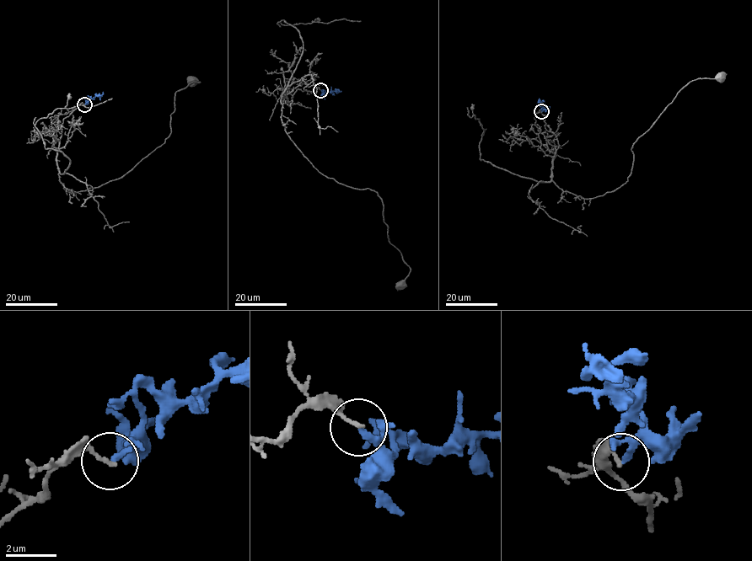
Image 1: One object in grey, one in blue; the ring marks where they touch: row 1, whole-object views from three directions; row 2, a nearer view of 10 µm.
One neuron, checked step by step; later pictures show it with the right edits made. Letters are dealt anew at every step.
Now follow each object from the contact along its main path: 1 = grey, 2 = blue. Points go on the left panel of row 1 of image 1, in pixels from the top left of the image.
1: (84, 104), (61, 125), (56, 165), (71, 193), (124, 175), (164, 142), (177, 91), (200, 82), (192, 80)
2: (84, 104), (88, 98), (103, 92)

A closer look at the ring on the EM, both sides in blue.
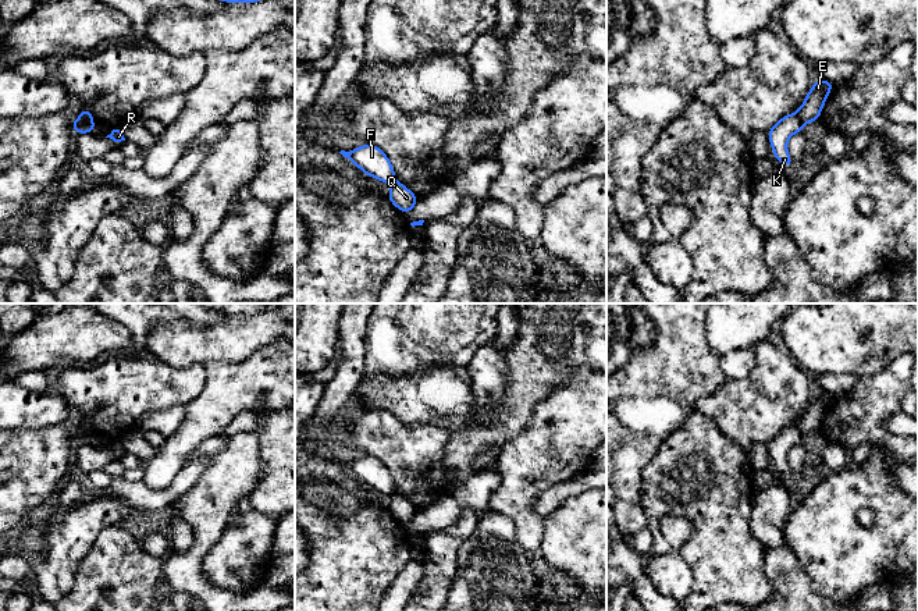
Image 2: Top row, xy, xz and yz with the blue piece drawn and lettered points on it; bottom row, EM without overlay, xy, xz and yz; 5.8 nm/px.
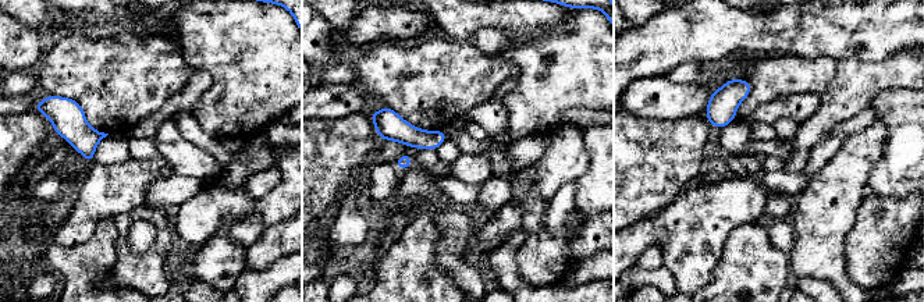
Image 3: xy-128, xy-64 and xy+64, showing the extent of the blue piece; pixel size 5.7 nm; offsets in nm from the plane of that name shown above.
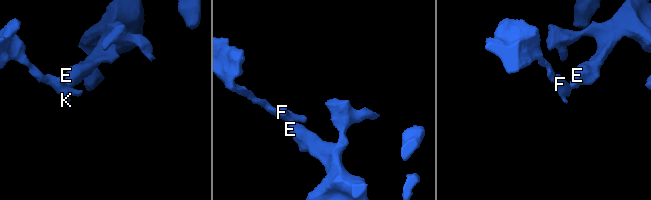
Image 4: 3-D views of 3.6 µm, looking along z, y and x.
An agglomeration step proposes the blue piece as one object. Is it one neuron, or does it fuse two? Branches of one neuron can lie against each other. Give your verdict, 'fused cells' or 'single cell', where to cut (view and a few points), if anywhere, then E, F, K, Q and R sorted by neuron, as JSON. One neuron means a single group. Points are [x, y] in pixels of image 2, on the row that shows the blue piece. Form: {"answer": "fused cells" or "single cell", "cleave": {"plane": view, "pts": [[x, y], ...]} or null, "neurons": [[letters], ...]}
{"answer": "fused cells", "cleave": {"plane": "xy", "pts": [[81, 114], [92, 121]]}, "neurons": [["E", "Q"], ["F", "K", "R"]]}

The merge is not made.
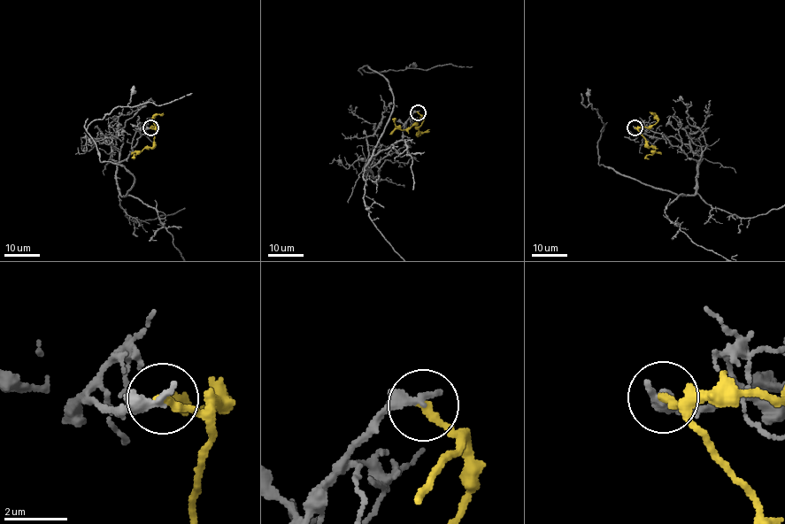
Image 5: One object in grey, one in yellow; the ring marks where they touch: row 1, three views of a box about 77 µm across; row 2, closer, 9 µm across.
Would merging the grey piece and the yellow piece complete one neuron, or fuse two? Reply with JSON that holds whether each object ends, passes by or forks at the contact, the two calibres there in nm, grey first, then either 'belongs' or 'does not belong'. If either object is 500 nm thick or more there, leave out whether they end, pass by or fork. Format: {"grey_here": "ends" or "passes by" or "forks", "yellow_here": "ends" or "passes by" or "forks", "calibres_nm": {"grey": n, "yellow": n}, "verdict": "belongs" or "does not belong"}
{"grey_here": "ends", "yellow_here": "ends", "calibres_nm": {"grey": 360, "yellow": 280}, "verdict": "does not belong"}

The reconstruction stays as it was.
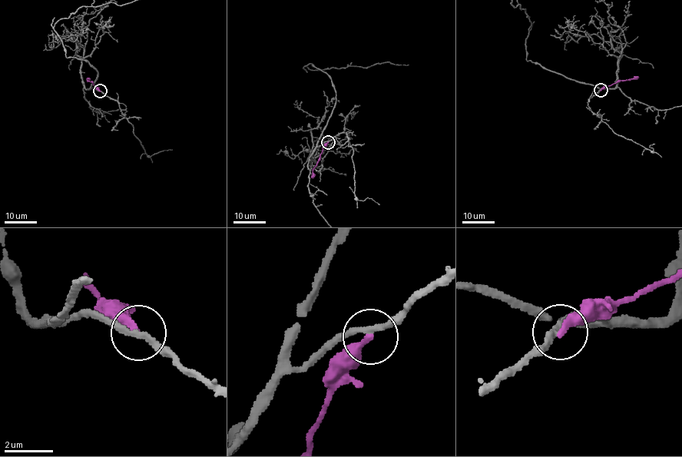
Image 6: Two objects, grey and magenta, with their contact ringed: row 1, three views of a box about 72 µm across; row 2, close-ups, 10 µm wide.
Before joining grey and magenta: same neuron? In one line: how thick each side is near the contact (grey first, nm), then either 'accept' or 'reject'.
240/280 nm | reject

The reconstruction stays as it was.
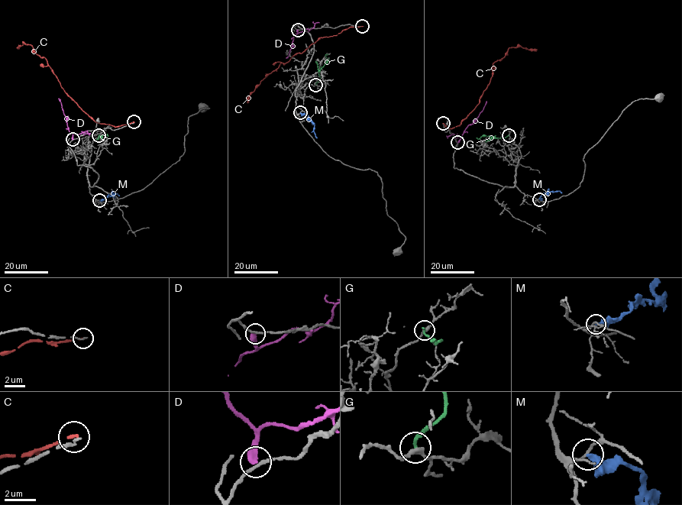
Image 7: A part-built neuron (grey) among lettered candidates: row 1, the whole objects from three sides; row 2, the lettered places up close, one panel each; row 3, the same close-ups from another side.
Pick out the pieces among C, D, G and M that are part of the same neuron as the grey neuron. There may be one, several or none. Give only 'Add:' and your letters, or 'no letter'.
Add: no letter

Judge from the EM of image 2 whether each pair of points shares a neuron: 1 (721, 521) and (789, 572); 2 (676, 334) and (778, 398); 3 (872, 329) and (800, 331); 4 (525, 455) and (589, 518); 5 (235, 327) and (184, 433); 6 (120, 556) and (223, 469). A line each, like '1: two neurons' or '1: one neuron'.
1: two neurons
2: two neurons
3: one neuron
4: two neurons
5: two neurons
6: two neurons

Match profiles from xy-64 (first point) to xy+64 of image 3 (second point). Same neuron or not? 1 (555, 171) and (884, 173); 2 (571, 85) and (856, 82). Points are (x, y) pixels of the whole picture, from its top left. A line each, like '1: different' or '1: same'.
1: different
2: same

